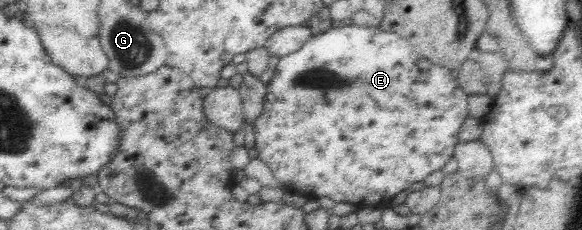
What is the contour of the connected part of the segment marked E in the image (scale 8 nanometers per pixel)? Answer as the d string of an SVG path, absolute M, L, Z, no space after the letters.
M340 26L330 30L316 30L314 34L300 47L300 50L280 57L275 73L268 82L268 94L262 116L256 120L253 129L256 138L255 149L260 151L259 160L268 164L276 180L284 188L294 188L298 193L309 199L319 199L328 196L338 203L352 203L363 208L380 204L382 200L394 198L396 194L406 190L411 184L423 181L429 174L440 170L454 156L458 134L462 124L469 118L468 95L458 85L457 79L450 75L450 70L431 64L420 54L412 50L409 40L400 38L393 32L384 32L378 26Z

